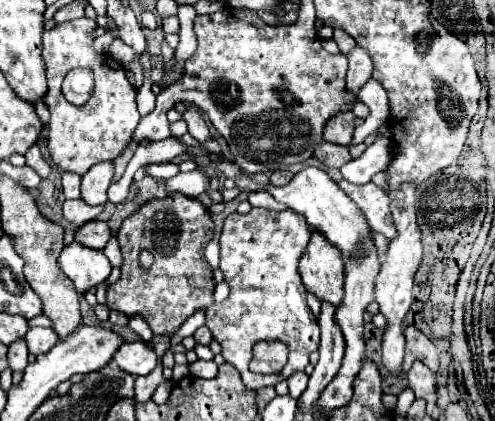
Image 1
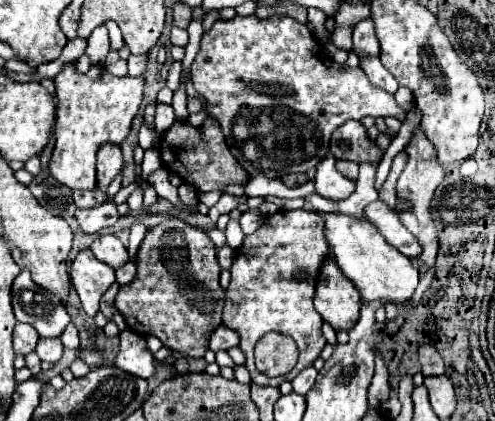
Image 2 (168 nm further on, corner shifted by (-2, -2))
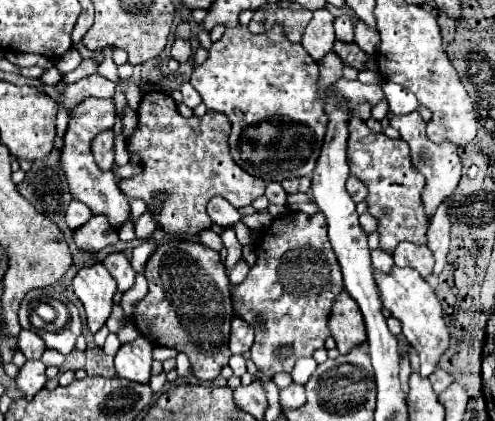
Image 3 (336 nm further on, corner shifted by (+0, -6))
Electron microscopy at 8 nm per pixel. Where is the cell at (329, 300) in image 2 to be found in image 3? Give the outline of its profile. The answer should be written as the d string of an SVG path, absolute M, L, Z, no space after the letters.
M342 291L336 297L328 327L340 355L348 355L354 347L366 343L366 329L360 309L356 307L356 301L346 291Z

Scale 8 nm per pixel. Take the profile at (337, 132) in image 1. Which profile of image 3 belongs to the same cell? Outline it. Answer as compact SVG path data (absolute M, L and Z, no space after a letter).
M352 117L348 123L348 165L354 177L358 177L368 187L368 213L378 221L380 249L392 255L398 243L410 241L416 245L426 245L426 231L430 219L424 211L420 193L424 189L424 175L412 167L408 143L402 139L388 139L384 133L374 133L358 117Z

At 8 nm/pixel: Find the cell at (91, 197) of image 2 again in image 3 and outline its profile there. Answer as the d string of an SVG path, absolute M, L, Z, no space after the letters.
M72 201L66 209L66 225L70 227L70 231L76 231L84 223L88 223L90 217L92 217L92 211L88 207L84 207L84 203L80 203L80 201Z

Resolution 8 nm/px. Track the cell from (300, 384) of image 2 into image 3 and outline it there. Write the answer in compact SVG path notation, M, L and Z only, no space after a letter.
M302 357L302 359L298 359L296 361L296 367L292 369L292 379L296 381L296 383L308 383L308 379L310 379L310 375L314 373L314 369L316 369L316 361L314 361L314 357Z

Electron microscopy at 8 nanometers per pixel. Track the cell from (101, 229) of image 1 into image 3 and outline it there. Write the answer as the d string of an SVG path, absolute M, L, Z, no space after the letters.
M112 253L104 259L104 267L110 271L110 275L114 277L114 281L118 283L118 291L126 293L132 285L134 285L134 269L130 265L130 261L122 255L122 253Z

